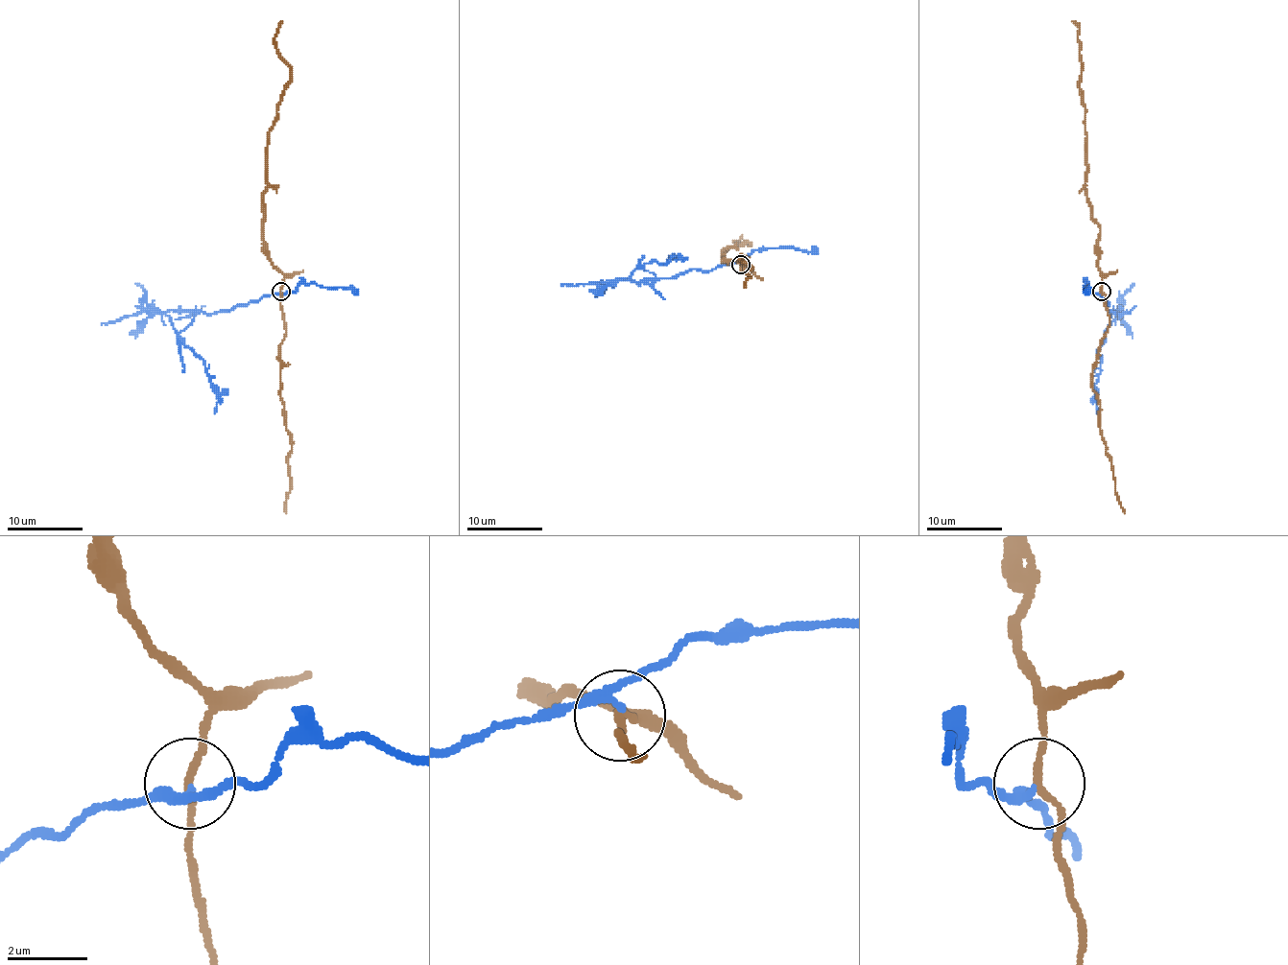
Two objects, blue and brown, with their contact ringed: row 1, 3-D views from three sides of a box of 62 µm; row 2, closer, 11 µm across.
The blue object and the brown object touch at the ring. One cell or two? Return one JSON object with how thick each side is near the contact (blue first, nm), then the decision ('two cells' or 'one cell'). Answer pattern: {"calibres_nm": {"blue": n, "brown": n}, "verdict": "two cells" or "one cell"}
{"calibres_nm": {"blue": 200, "brown": 170}, "verdict": "two cells"}

